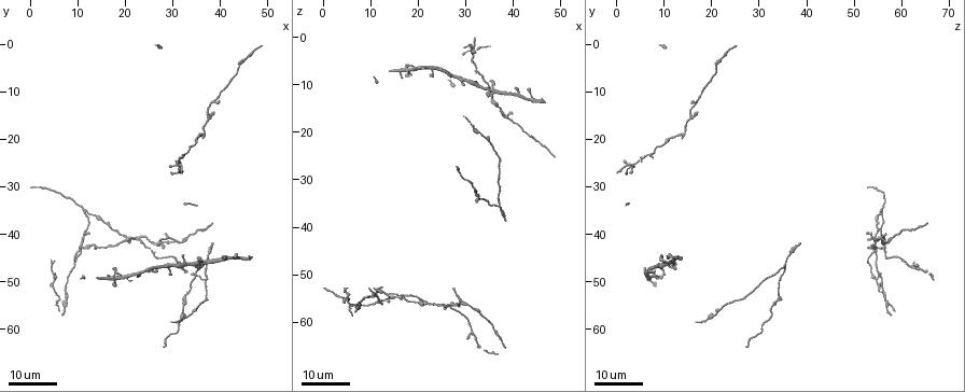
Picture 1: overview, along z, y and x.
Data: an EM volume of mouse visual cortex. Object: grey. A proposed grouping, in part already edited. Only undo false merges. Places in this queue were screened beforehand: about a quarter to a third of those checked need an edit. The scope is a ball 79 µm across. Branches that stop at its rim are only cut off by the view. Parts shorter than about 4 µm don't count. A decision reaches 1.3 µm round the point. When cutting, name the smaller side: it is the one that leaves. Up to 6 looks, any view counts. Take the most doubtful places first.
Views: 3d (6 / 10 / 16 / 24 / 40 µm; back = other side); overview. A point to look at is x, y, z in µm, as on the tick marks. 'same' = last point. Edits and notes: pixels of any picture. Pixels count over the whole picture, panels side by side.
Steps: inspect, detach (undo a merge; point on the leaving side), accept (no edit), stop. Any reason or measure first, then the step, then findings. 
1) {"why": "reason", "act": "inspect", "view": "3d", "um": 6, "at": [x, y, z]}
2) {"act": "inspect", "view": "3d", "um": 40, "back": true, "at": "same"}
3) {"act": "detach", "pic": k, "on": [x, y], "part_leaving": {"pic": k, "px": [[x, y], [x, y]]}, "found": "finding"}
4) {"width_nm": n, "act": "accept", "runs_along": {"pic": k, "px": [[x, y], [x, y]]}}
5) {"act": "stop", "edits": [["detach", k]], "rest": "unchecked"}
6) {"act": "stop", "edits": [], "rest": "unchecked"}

{"why": "two arms in line, one across", "act": "inspect", "view": "3d", "um": 16, "at": [11.5, 35.5, 55.5]}

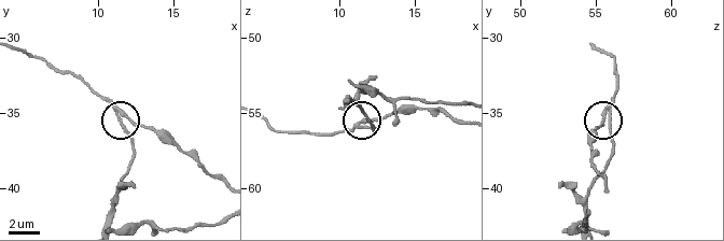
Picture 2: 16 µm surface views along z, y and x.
{"why": "zoom in", "act": "inspect", "view": "3d", "um": 6, "at": [11.6, 35.8, 56.0]}

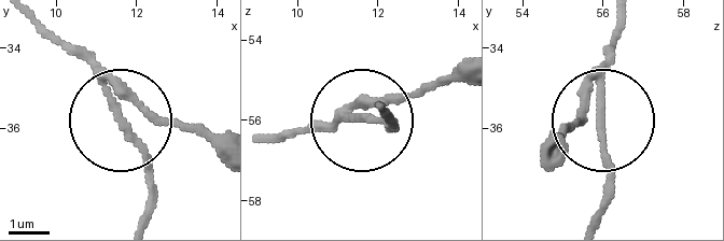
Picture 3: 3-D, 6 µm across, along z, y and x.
{"arms": 3, "act": "detach", "pic": 3, "on": [125, 140], "part_leaving": {"pic": 3, "px": [[107, 89], [148, 168], [148, 220]]}, "found": "two neurons meet here"}

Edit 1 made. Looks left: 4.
{"why": "two arms in line, one across", "act": "inspect", "view": "3d", "um": 16, "at": [37.0, 46.0, 35.5]}

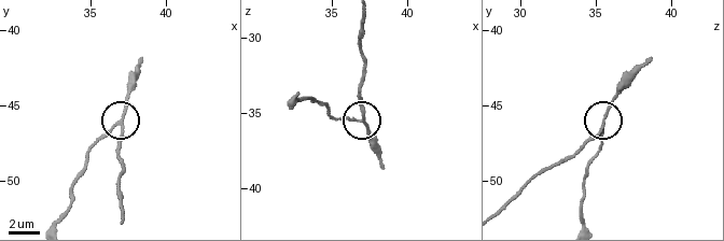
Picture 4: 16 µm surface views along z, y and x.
{"why": "closer look", "act": "inspect", "view": "3d", "um": 6, "at": [36.8, 46.4, 35.4]}

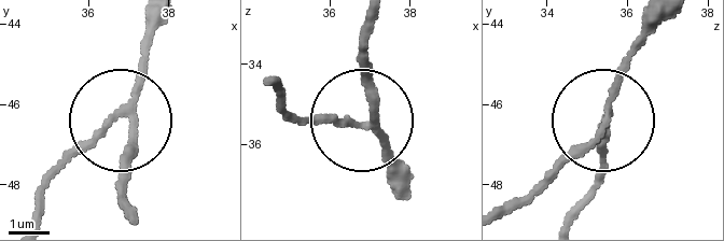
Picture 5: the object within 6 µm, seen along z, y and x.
{"arms": 3, "act": "detach", "pic": 5, "on": [79, 145], "part_leaving": {"pic": 5, "px": [[129, 112], [51, 184], [33, 215]]}, "found": "a second neuron is stuck on"}

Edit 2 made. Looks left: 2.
{"why": "three-way junction", "act": "inspect", "view": "3d", "um": 24, "at": [37.0, 19.0, 14.5]}

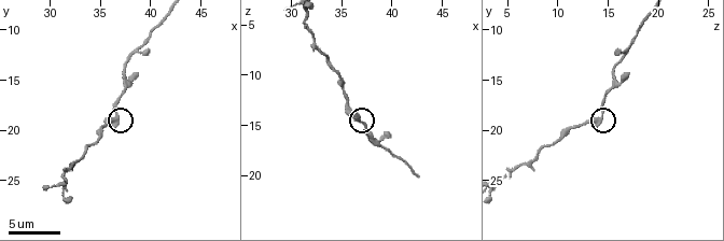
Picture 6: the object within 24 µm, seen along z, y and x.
{"act": "inspect", "view": "3d", "um": 10, "at": [36.4, 18.8, 14.4]}

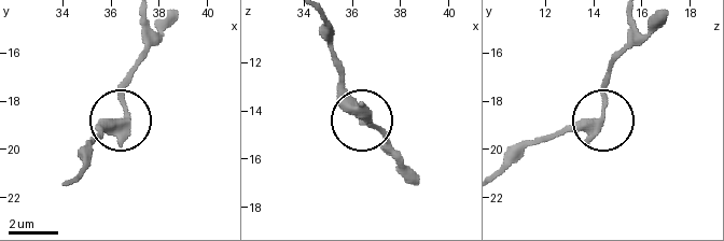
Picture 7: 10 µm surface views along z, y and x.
{"arms": 3, "act": "accept", "found": "one neuron here"}

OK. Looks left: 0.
{"act": "stop", "edits": [["detach", 3], ["detach", 5]], "rest": "unchecked"}

